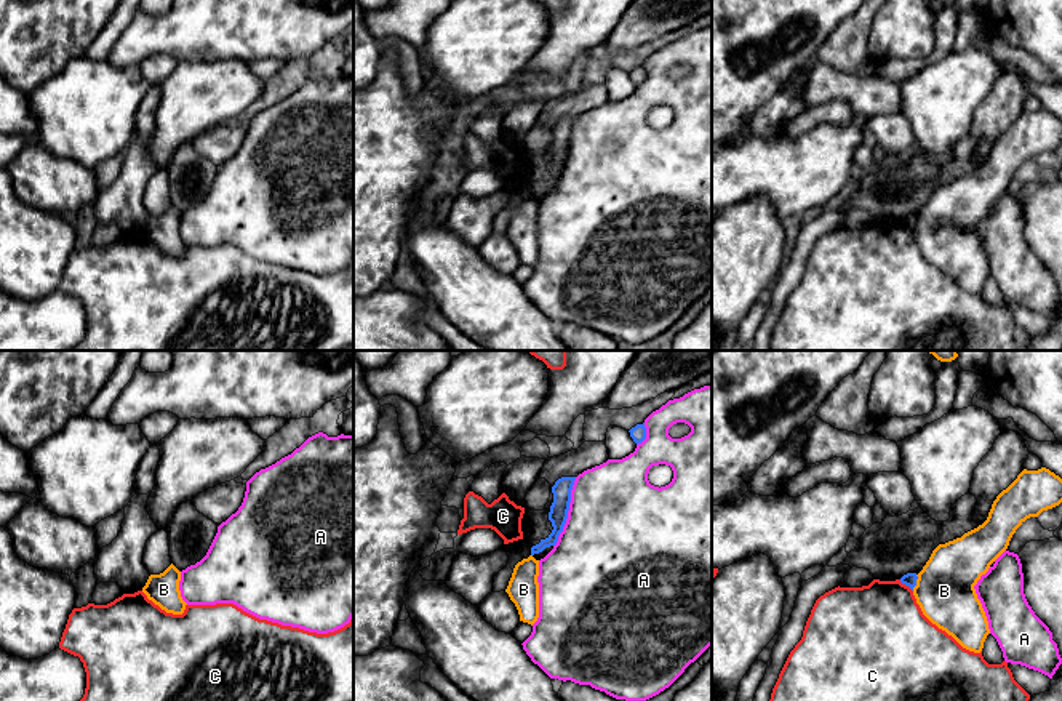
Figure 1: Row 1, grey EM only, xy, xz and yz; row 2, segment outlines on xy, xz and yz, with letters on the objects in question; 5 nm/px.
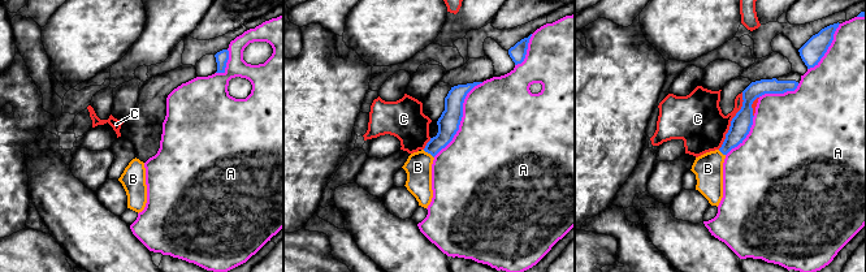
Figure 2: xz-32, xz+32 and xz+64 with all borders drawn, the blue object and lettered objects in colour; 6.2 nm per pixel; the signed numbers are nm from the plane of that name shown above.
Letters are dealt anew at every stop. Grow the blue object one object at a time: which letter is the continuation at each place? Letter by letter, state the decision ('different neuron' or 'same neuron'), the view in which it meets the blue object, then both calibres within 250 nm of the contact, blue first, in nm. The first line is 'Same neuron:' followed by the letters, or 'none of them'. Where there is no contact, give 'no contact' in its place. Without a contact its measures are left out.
Same neuron: none of them
A: different neuron; meets blue in xz; 100 nm thick on the blue side, 480 nm on the other
B: different neuron; meets blue in yz; 70 nm thick on the blue side, 300 nm on the other
C: different neuron; meets blue in yz; 70 nm thick on the blue side, 440 nm on the other

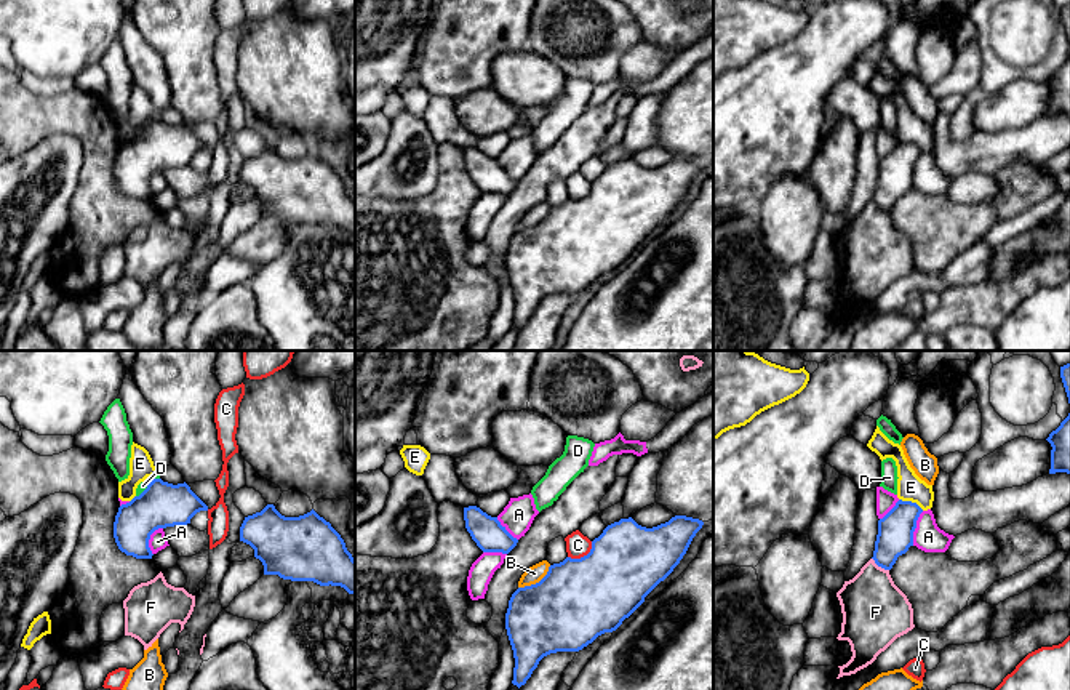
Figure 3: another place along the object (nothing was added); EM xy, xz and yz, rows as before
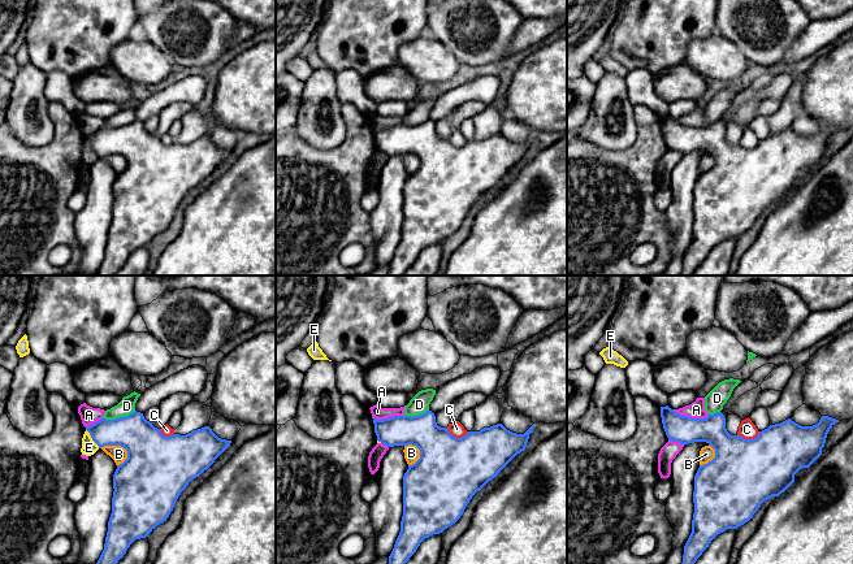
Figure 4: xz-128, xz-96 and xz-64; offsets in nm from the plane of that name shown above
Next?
Same neuron: none of them
A: different neuron; meets blue in yz; 180 nm thick on the blue side, 150 nm on the other
B: different neuron; meets blue in xz; 420 nm thick on the blue side, 90 nm on the other
C: different neuron; meets blue in xz; 420 nm thick on the blue side, 120 nm on the other
D: different neuron; meets blue in xy; 220 nm thick on the blue side, 50 nm on the other
E: different neuron; meets blue in yz; 180 nm thick on the blue side, 140 nm on the other
F: different neuron; meets blue in yz; 180 nm thick on the blue side, 340 nm on the other

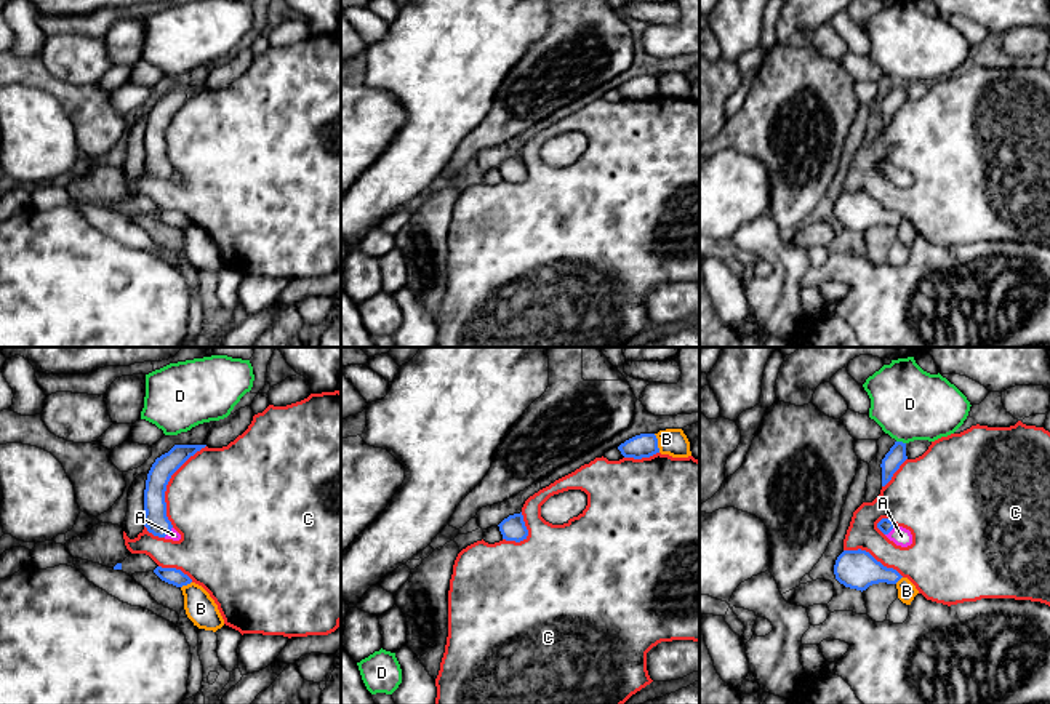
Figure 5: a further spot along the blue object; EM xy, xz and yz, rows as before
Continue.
Same neuron: A
A: same neuron; meets blue in yz; 70 nm thick on the blue side, 90 nm on the other
B: different neuron; meets blue in xz; 120 nm thick on the blue side, 140 nm on the other
C: different neuron; meets blue in xy; 120 nm thick on the blue side, 480 nm on the other
D: different neuron; meets blue in yz; 90 nm thick on the blue side, 360 nm on the other

